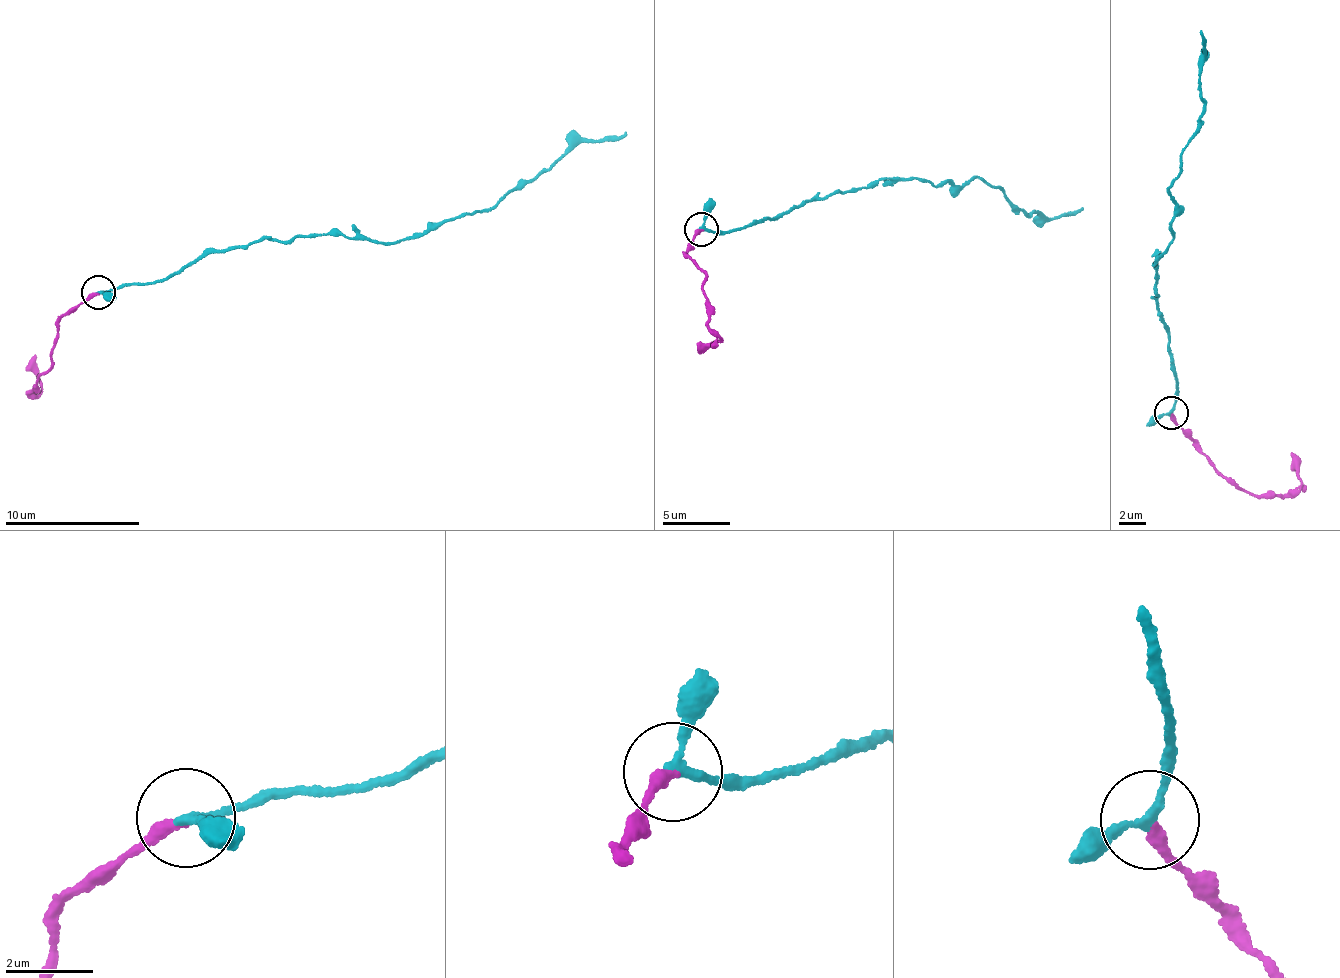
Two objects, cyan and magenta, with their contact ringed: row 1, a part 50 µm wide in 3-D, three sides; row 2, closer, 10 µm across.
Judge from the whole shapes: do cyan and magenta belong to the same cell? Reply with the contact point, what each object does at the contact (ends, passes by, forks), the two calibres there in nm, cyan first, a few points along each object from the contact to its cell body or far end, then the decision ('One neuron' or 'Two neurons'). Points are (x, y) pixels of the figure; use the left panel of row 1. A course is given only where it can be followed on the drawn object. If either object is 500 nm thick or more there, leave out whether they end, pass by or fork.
Place: (98, 292). At the ring cyan passes by. At the ring magenta ends. Thickness 200 nm (cyan) against 280 nm. Course of cyan: (97, 293), (161, 283), (209, 254), (262, 238), (332, 235), (395, 245), (474, 216), (577, 145), (627, 134). Course of magenta: (97, 293), (61, 318), (49, 367), (29, 391), (40, 392), (34, 353). Two neurons

